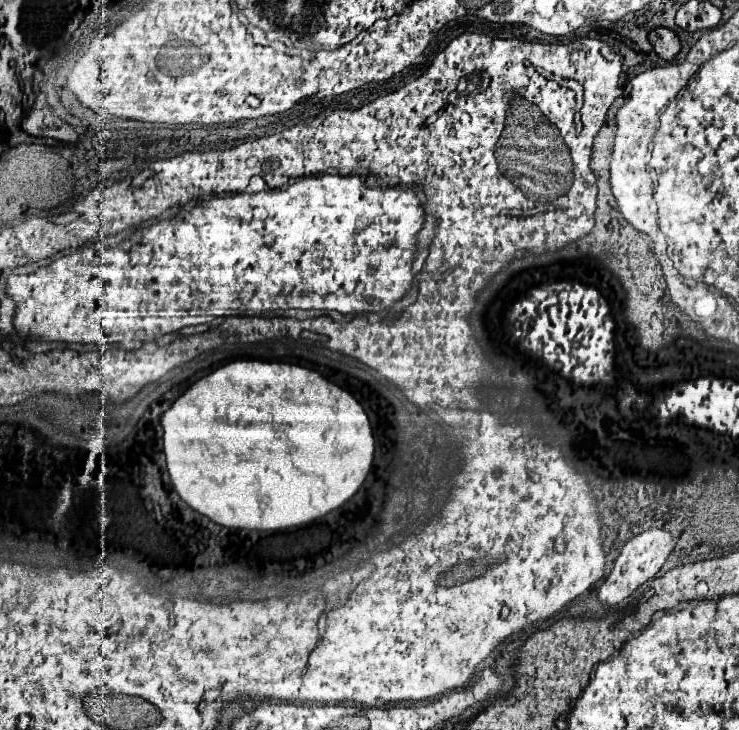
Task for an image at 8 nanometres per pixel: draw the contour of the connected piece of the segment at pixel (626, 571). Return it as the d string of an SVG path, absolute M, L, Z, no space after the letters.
M650 528L650 530L634 536L632 540L628 540L626 546L622 548L620 556L614 562L614 570L604 580L604 584L600 586L598 598L606 604L618 604L624 598L628 598L640 584L648 582L650 578L654 578L660 572L660 568L664 566L664 562L672 554L674 546L676 546L676 542L674 542L672 534L666 530L658 530L658 528Z

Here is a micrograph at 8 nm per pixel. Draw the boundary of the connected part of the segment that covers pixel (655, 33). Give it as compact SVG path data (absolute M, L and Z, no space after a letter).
M656 28L648 34L650 44L654 46L654 52L662 58L662 60L674 60L676 54L680 52L680 40L678 36L668 30L668 28Z

